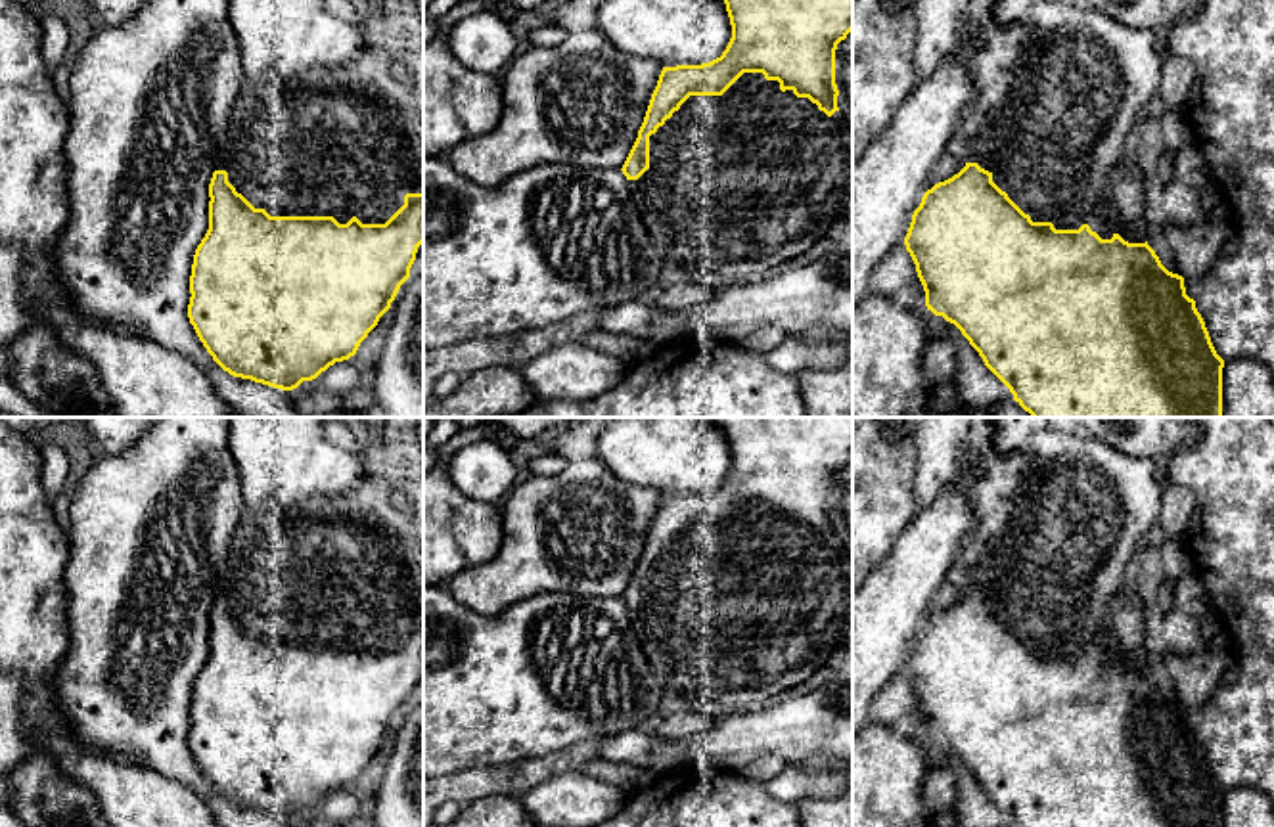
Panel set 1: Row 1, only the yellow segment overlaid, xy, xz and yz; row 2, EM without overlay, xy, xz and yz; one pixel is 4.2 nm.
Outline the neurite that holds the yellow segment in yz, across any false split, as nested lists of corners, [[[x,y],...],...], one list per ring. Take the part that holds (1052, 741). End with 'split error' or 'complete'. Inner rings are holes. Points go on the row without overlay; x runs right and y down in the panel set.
[[[1054,427],[1036,431],[1027,446],[1033,461],[1019,484],[1010,525],[994,555],[971,572],[966,595],[952,607],[935,613],[921,626],[904,666],[925,735],[954,752],[979,781],[985,794],[1010,817],[1013,827],[1222,827],[1224,789],[1217,783],[1195,729],[1186,724],[1184,706],[1169,701],[1146,672],[1128,672],[1103,645],[1102,634],[1111,624],[1126,588],[1126,569],[1136,546],[1159,521],[1165,482],[1157,479],[1155,459],[1132,458],[1096,438],[1063,433]]]; split error

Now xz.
[[[717,417],[726,433],[732,467],[720,486],[701,494],[663,496],[651,523],[638,567],[623,593],[632,632],[655,678],[665,691],[678,693],[694,703],[697,710],[713,718],[739,714],[749,706],[759,708],[772,697],[808,680],[826,666],[828,657],[839,647],[853,645],[853,559],[843,551],[837,536],[835,479],[853,459],[853,417]]]; split error

